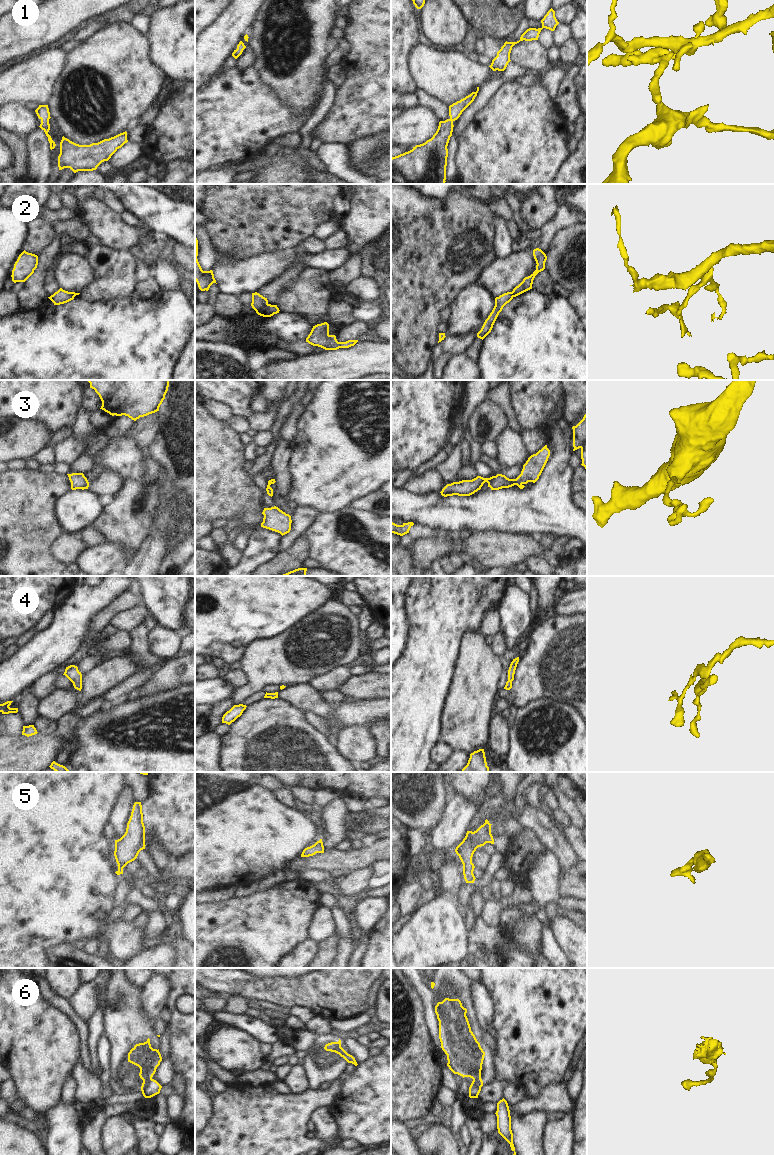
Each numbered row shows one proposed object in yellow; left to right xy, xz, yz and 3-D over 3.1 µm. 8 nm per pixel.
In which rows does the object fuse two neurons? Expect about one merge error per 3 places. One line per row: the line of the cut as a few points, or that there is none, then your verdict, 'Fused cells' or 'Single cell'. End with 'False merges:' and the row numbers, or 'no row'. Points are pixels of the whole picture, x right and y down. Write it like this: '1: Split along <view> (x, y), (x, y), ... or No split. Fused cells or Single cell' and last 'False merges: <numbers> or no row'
1: No split. Single cell
2: Split along xz (267, 303), (256, 311). Fused cells
3: No split. Single cell
4: No split. Single cell
5: No split. Single cell
6: Split along xy (151, 1077), (143, 1080). Fused cells
False merges: 2, 6.

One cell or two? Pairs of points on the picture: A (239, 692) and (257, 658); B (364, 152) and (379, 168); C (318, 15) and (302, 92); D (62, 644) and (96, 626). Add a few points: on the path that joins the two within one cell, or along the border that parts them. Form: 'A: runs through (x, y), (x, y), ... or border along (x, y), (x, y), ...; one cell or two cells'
A: runs through (248, 687), (257, 678), (257, 667); one cell
B: runs through (368, 156), (376, 164); one cell
C: runs through (314, 34), (311, 54), (302, 63), (302, 73); one cell
D: border along (96, 611), (88, 623), (81, 647); two cells

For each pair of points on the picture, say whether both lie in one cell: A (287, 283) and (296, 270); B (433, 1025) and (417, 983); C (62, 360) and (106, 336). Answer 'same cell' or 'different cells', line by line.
A: same cell
B: same cell
C: same cell

